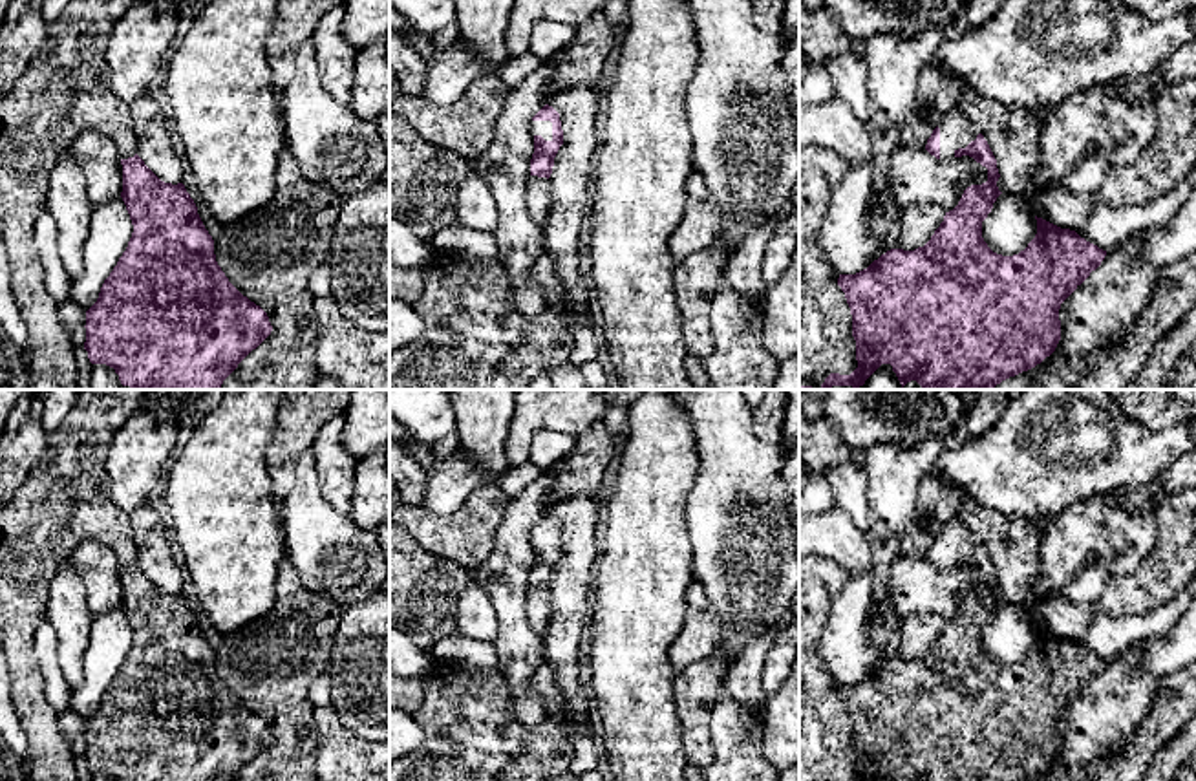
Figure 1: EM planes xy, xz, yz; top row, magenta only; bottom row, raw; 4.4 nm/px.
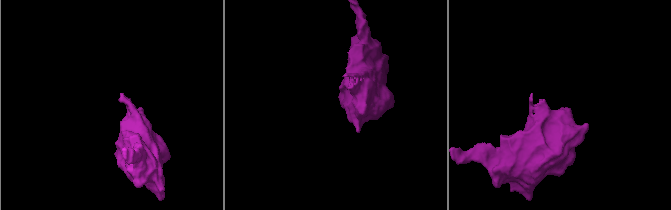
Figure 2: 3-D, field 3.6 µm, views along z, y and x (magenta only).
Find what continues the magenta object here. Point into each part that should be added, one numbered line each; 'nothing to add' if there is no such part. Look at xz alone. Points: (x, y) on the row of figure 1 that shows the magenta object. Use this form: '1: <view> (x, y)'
1: xz (544, 128)

